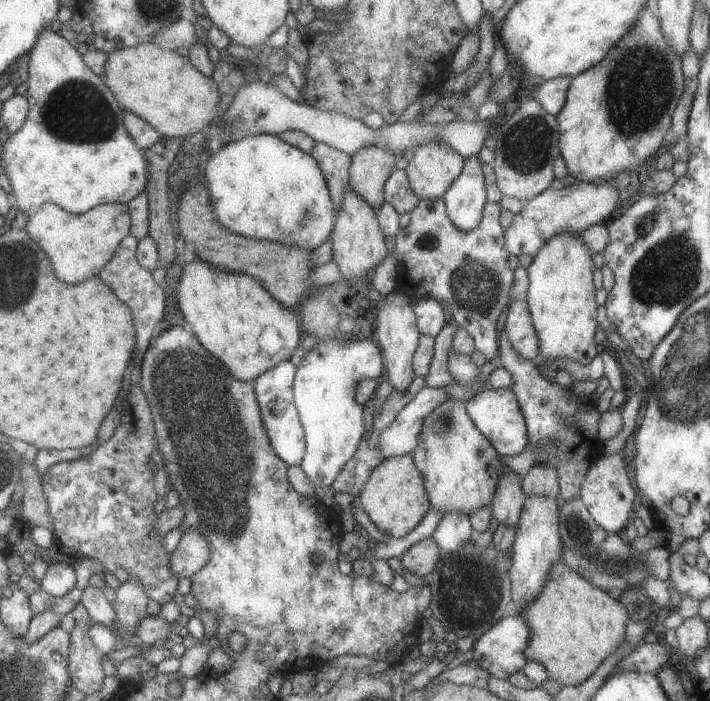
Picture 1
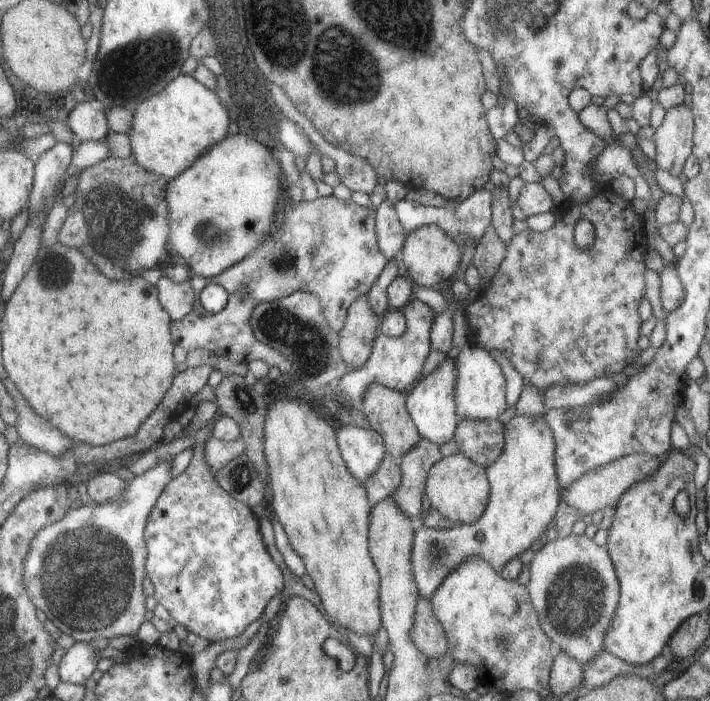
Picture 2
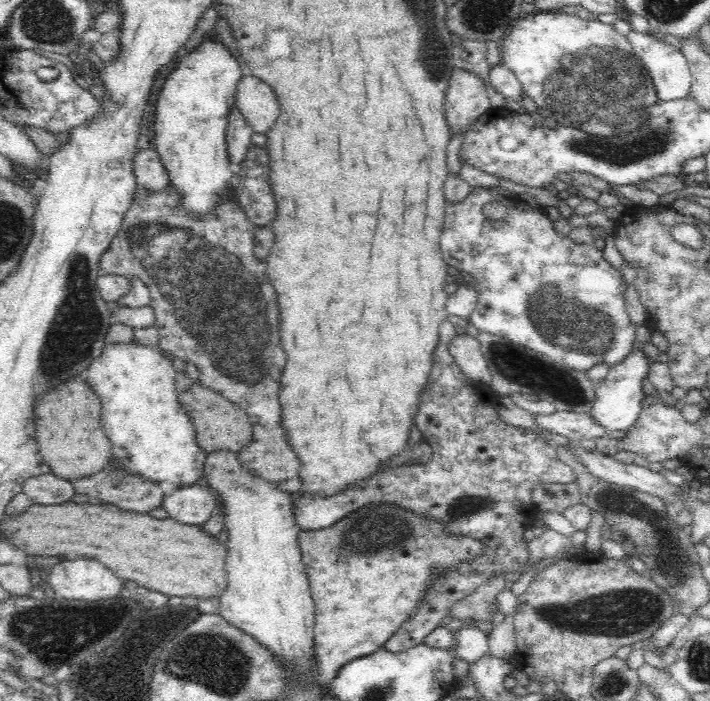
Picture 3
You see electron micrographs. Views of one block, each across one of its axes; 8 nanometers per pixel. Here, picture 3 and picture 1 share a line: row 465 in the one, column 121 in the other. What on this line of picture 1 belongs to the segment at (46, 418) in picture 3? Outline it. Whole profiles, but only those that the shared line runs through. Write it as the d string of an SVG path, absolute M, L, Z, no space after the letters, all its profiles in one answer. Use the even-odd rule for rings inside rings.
M152 43L137 44L132 48L114 50L109 54L106 74L102 79L123 110L134 112L140 118L144 118L163 137L186 139L195 133L206 131L206 127L218 118L216 110L218 110L220 92L218 92L218 86L216 86L214 78L204 76L190 62L189 57L178 54L176 50L164 50Z

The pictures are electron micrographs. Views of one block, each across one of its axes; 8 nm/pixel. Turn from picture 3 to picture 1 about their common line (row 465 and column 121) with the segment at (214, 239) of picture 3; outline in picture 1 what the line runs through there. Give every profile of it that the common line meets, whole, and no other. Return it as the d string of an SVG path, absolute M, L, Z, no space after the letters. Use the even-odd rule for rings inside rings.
M132 234L125 236L124 240L120 242L118 250L114 252L112 260L100 270L99 277L132 311L137 336L137 349L136 354L134 354L134 360L136 360L137 363L134 362L136 368L132 372L132 378L139 380L141 376L139 367L141 366L142 358L144 358L144 352L148 350L148 346L152 344L154 338L162 332L160 325L162 320L164 320L166 312L166 305L164 304L166 286L158 285L154 281L150 273L151 271L144 268L138 262L136 258L136 246L138 246L138 242L139 240L136 240Z

